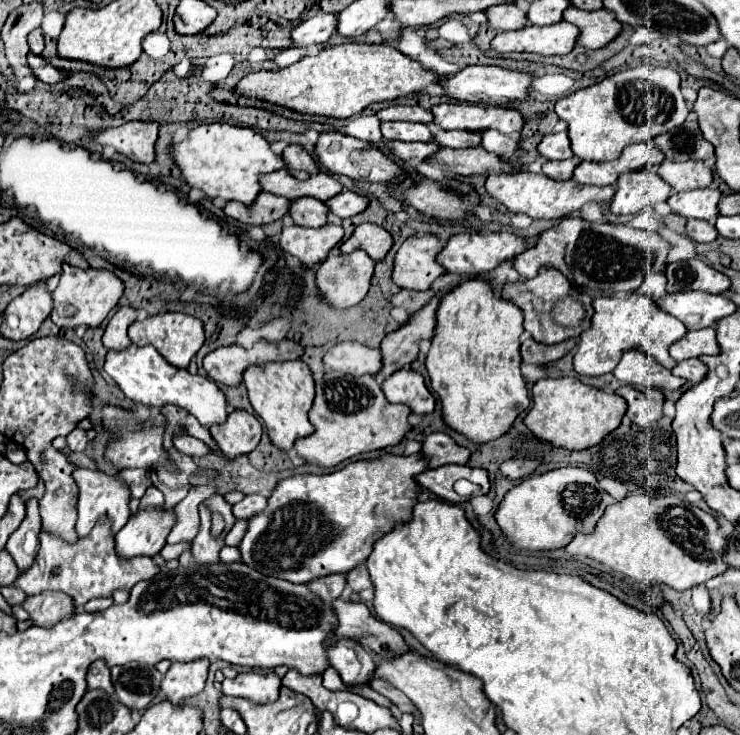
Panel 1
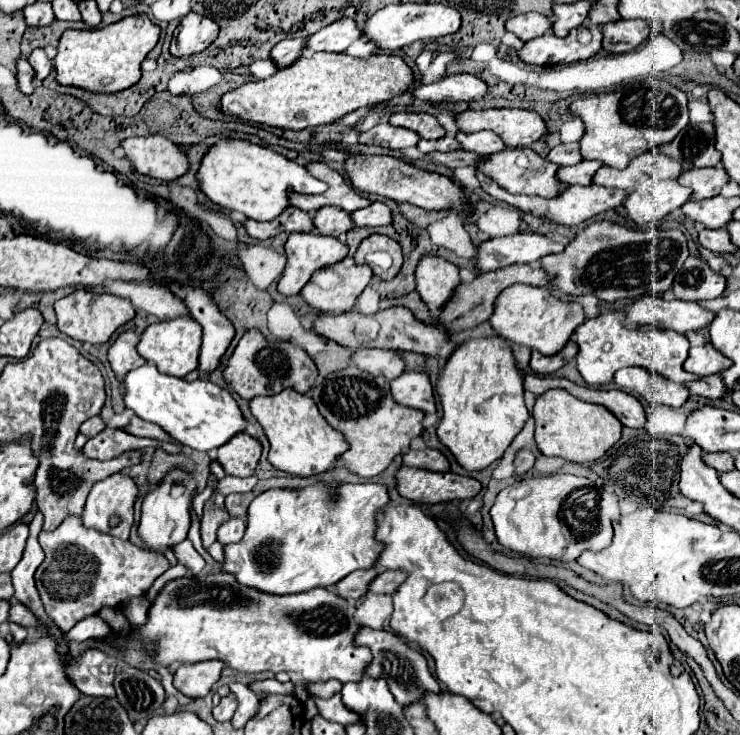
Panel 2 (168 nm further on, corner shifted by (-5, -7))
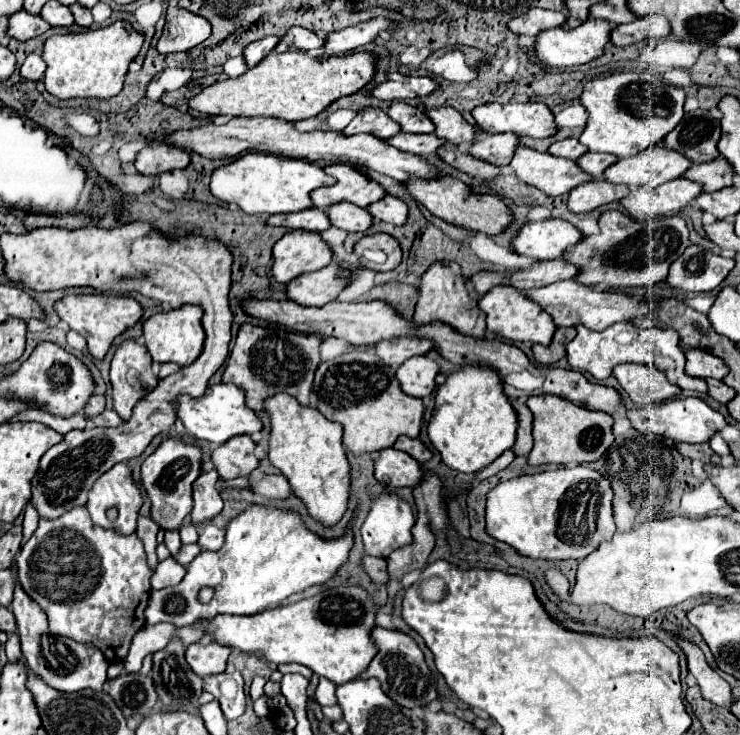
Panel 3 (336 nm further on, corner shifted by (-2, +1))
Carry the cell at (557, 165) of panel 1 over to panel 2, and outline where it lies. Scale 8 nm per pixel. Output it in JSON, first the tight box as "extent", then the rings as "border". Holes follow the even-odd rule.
{"extent":[558,160,604,186],"border":[[[582,160],[580,164],[560,168],[558,170],[558,178],[564,184],[582,184],[582,186],[586,186],[586,184],[592,184],[592,176],[602,166],[604,164],[602,162],[596,162],[596,160]]]}

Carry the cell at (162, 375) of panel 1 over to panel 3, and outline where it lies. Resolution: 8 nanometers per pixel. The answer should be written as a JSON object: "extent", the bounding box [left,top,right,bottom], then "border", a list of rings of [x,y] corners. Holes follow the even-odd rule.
{"extent":[175,384,261,444],"border":[[[215,384],[205,390],[203,396],[193,398],[189,394],[181,394],[175,400],[177,418],[183,422],[185,430],[197,440],[207,440],[211,444],[223,444],[237,434],[253,434],[261,430],[261,420],[257,414],[245,404],[243,392],[233,384]]]}

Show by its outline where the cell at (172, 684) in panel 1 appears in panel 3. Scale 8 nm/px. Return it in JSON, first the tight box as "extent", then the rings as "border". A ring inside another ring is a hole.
{"extent":[185,642,231,678],"border":[[[215,642],[205,644],[205,646],[191,644],[185,650],[185,658],[187,658],[189,666],[201,678],[225,672],[225,664],[227,664],[229,654],[231,654],[229,648],[225,648],[221,644],[215,644]]]}

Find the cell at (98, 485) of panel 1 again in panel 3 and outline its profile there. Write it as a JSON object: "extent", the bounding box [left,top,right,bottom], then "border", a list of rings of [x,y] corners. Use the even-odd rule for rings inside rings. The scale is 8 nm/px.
{"extent":[85,464,143,534],"border":[[[115,464],[111,470],[97,478],[89,490],[85,508],[97,526],[117,530],[119,534],[133,534],[141,502],[143,498],[131,478],[131,470],[125,464]],[[113,506],[119,510],[119,518],[115,522],[109,522],[105,512]]]}

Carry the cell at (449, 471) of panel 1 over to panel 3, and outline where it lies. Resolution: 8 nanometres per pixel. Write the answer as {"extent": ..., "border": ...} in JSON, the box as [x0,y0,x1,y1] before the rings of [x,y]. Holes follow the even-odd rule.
{"extent":[375,448,423,488],"border":[[[395,448],[381,450],[381,456],[375,460],[375,478],[383,486],[391,488],[413,488],[423,480],[423,466],[405,452],[397,452]]]}

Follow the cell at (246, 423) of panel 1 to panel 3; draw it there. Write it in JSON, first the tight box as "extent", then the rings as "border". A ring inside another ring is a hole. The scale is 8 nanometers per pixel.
{"extent":[211,434,259,480],"border":[[[245,434],[233,436],[225,444],[221,444],[219,448],[213,450],[211,460],[223,480],[247,476],[259,464],[253,450],[255,450],[255,442],[249,436],[245,436]]]}

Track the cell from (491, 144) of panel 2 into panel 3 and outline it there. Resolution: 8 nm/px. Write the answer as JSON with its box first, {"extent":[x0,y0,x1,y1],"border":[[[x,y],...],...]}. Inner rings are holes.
{"extent":[427,106,475,144],"border":[[[449,106],[427,110],[427,116],[435,124],[435,132],[439,138],[451,142],[451,144],[465,144],[475,140],[475,126],[471,126],[457,110]]]}

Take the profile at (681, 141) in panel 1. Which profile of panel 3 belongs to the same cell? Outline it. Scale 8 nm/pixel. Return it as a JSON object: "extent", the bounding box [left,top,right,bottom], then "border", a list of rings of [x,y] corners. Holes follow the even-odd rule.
{"extent":[663,110,721,164],"border":[[[695,110],[683,116],[683,120],[663,138],[663,144],[693,164],[711,162],[719,156],[717,138],[721,136],[719,114],[711,110]]]}

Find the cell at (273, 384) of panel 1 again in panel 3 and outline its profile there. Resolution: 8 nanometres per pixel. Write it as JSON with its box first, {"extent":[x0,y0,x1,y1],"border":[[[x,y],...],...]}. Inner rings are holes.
{"extent":[263,394,349,526],"border":[[[277,394],[263,402],[265,412],[271,418],[269,434],[269,460],[279,468],[293,492],[305,502],[309,514],[321,520],[325,526],[335,524],[349,498],[349,462],[343,450],[343,426],[339,422],[327,420],[319,410],[311,406],[301,406],[297,398],[289,394]]]}

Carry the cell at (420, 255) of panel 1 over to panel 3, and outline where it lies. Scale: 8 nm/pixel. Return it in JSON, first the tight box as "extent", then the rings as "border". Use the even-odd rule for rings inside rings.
{"extent":[413,262,485,336],"border":[[[433,262],[427,272],[421,276],[419,286],[419,300],[415,308],[413,320],[417,324],[427,324],[431,320],[443,320],[445,324],[453,326],[461,334],[469,336],[483,336],[485,334],[485,314],[477,306],[477,300],[471,298],[469,290],[465,288],[467,282],[461,276],[461,268],[455,262]]]}

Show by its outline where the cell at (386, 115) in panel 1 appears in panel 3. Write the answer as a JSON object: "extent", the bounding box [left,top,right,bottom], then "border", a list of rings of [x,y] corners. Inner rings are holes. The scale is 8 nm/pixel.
{"extent":[387,102,435,134],"border":[[[393,102],[387,112],[395,122],[401,124],[401,132],[411,132],[411,134],[427,134],[435,132],[435,126],[429,118],[425,118],[425,112],[405,104],[405,102]]]}

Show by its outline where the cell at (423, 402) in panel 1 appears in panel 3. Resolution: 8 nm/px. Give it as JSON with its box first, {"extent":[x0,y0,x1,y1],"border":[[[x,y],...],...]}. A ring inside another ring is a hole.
{"extent":[397,356,439,398],"border":[[[413,356],[397,370],[397,380],[401,384],[401,390],[409,396],[427,398],[431,396],[435,388],[435,376],[439,372],[437,362],[425,358],[425,356]]]}

